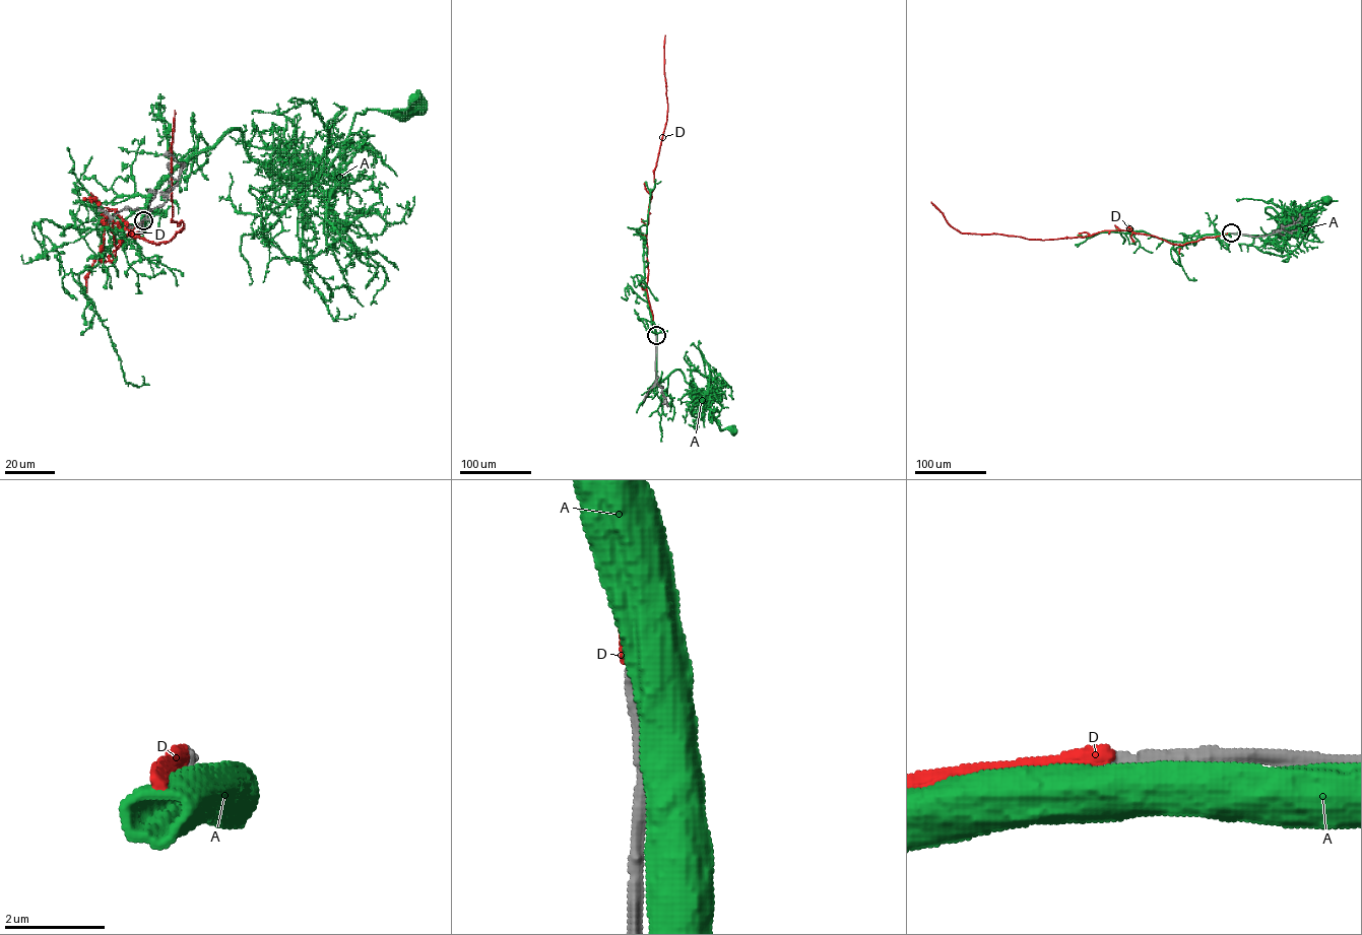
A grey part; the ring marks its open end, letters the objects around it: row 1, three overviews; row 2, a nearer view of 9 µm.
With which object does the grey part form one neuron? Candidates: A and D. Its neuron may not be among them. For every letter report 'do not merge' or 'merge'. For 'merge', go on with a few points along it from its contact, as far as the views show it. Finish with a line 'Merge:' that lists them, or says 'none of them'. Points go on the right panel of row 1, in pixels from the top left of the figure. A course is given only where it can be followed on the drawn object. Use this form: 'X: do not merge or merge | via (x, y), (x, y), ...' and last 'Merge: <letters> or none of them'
A: do not merge
D: merge | via (1231, 232), (1179, 245), (1126, 230), (1044, 240), (962, 232), (949, 224), (931, 202)
Merge: D

